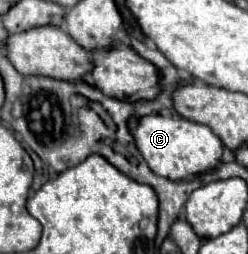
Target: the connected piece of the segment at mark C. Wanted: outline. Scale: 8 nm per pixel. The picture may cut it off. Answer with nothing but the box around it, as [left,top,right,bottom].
[129,113,223,181]

